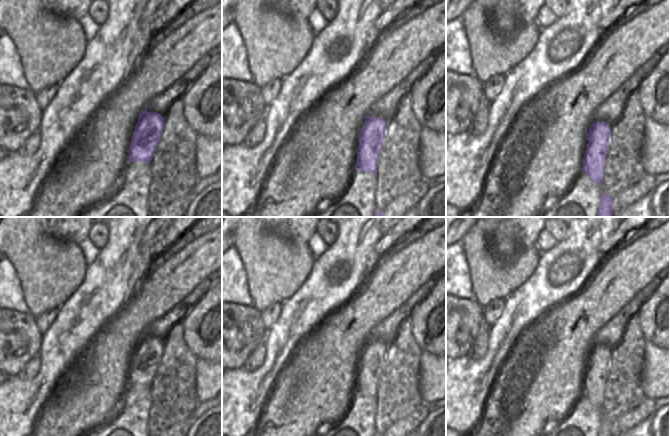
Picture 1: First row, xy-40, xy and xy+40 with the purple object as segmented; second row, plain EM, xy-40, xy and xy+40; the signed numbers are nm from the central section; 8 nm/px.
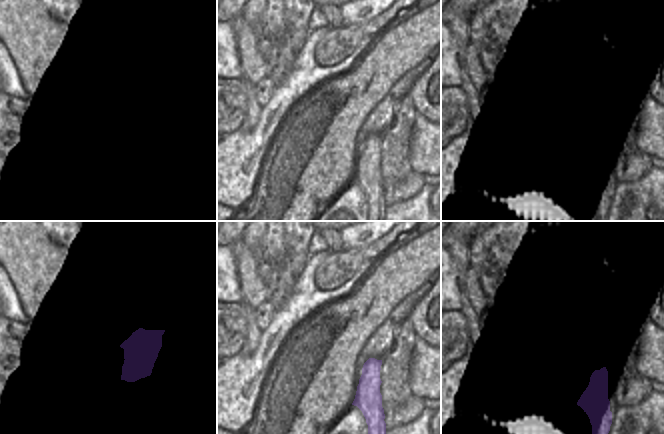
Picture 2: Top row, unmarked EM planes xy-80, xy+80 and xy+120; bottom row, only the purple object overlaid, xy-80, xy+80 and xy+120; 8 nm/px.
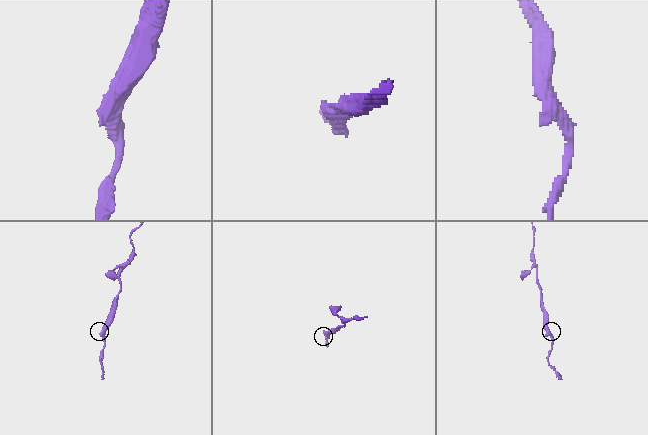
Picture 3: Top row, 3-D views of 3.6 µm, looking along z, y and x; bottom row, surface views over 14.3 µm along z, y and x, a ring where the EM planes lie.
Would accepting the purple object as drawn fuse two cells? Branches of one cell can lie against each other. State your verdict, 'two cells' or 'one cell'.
two cells

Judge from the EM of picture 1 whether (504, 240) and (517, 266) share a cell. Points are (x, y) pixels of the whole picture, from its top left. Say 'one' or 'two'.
two

